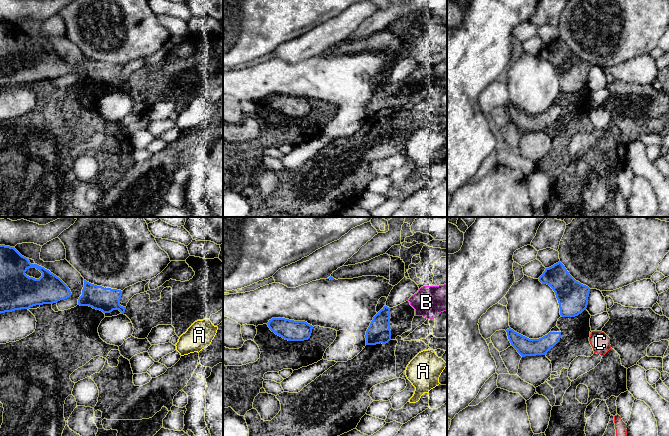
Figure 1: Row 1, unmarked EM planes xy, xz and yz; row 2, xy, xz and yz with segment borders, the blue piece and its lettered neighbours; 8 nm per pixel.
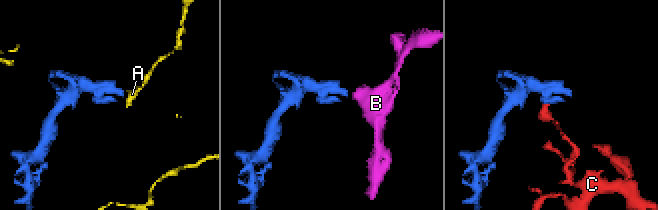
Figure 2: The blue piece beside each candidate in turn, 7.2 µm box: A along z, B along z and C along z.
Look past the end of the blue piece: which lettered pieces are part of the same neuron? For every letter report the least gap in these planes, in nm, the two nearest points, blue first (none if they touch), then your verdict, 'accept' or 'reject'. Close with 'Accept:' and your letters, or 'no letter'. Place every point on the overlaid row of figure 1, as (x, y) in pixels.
A: 240 nm | xz (390, 339), (411, 360) | reject
B: 160 nm | xz (389, 308), (408, 300) | accept
C: 170 nm | yz (580, 313), (592, 331) | reject
Accept: B

